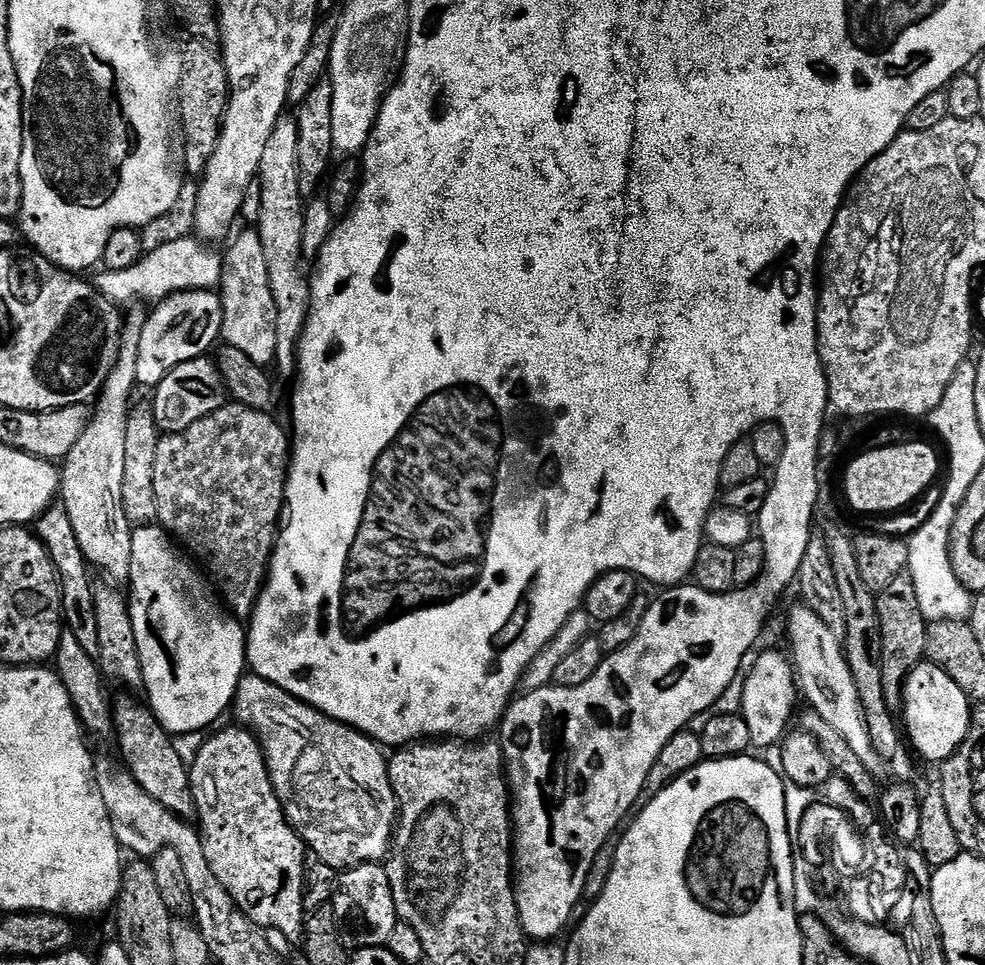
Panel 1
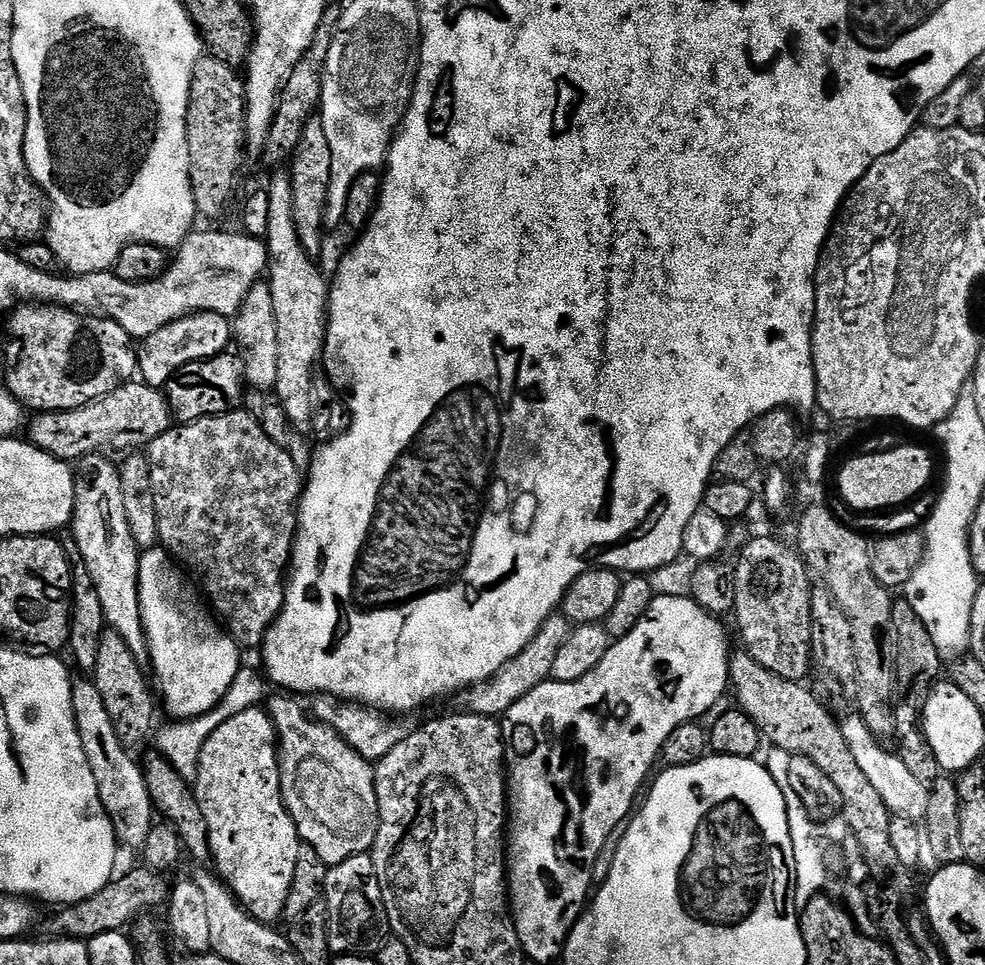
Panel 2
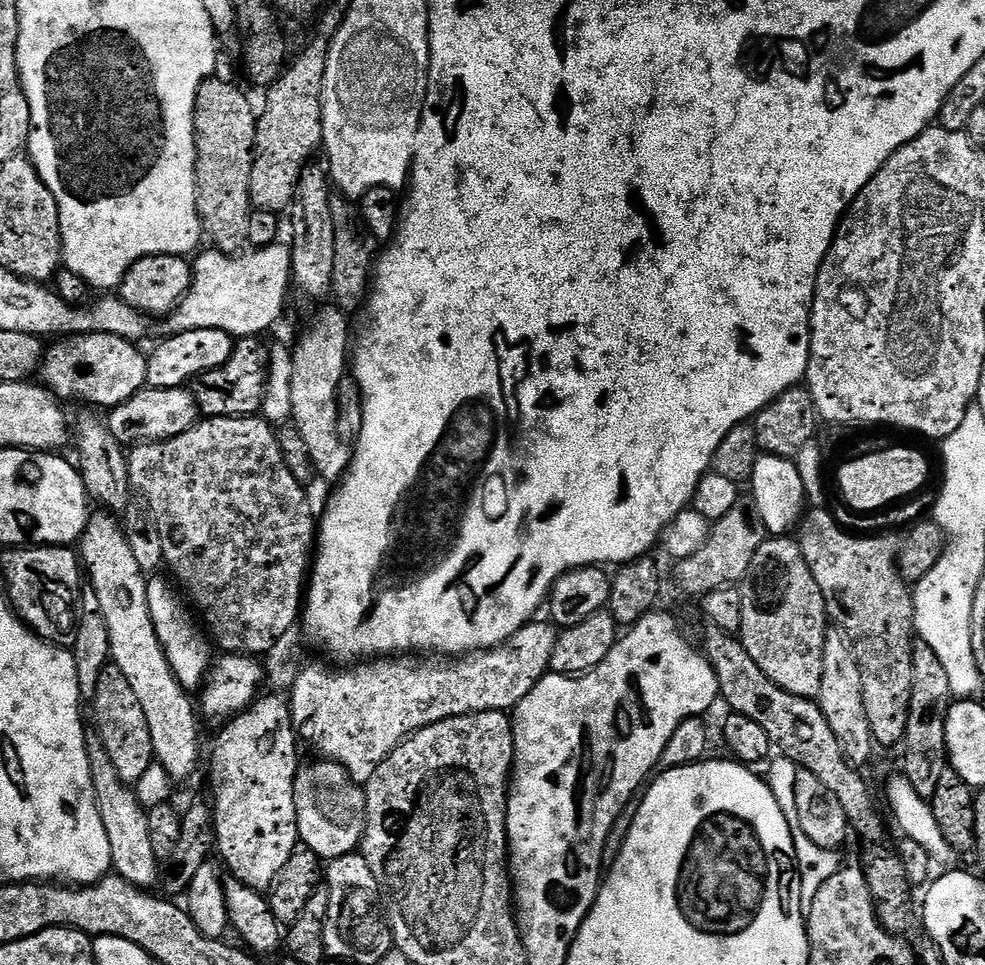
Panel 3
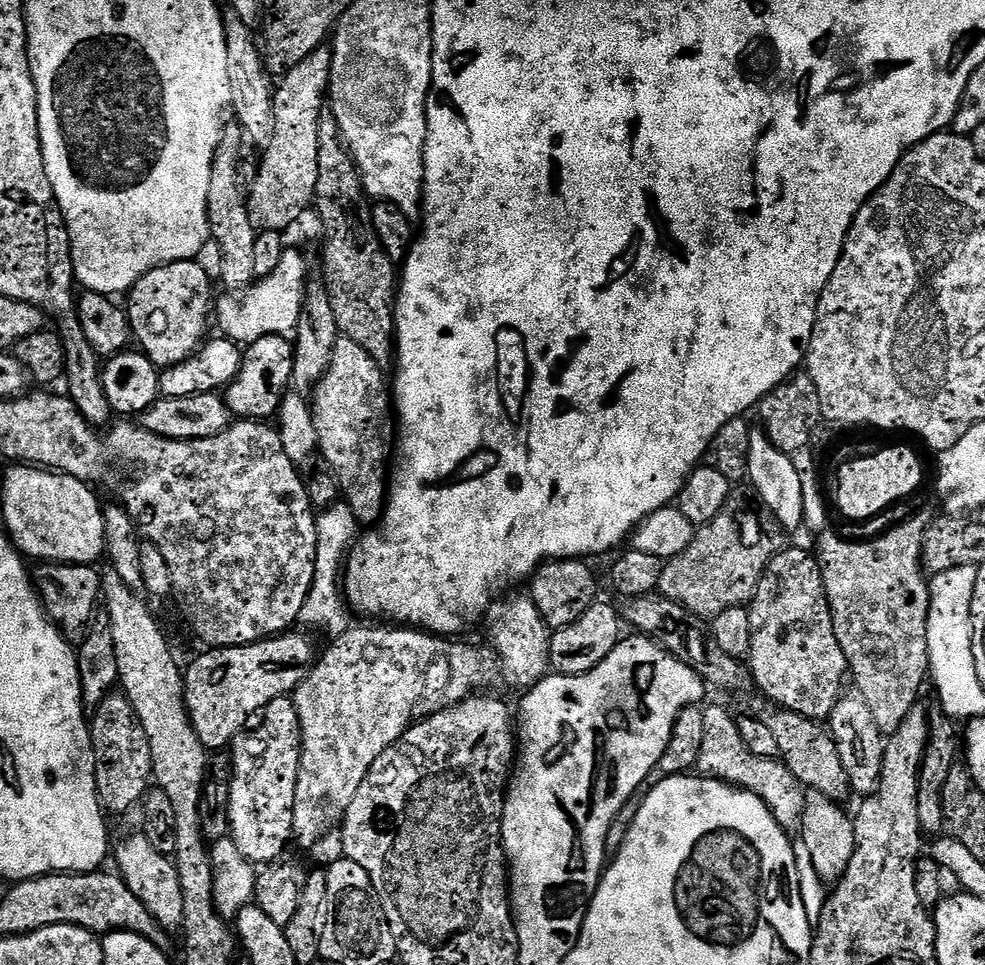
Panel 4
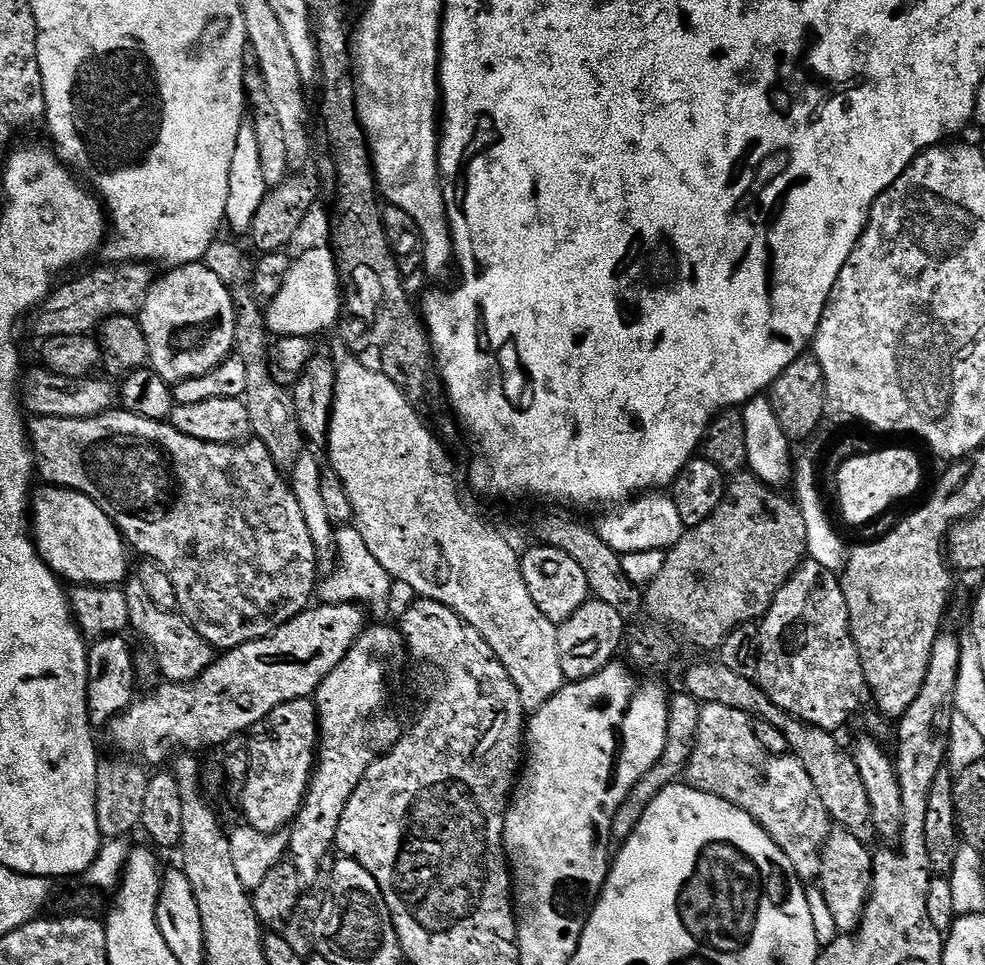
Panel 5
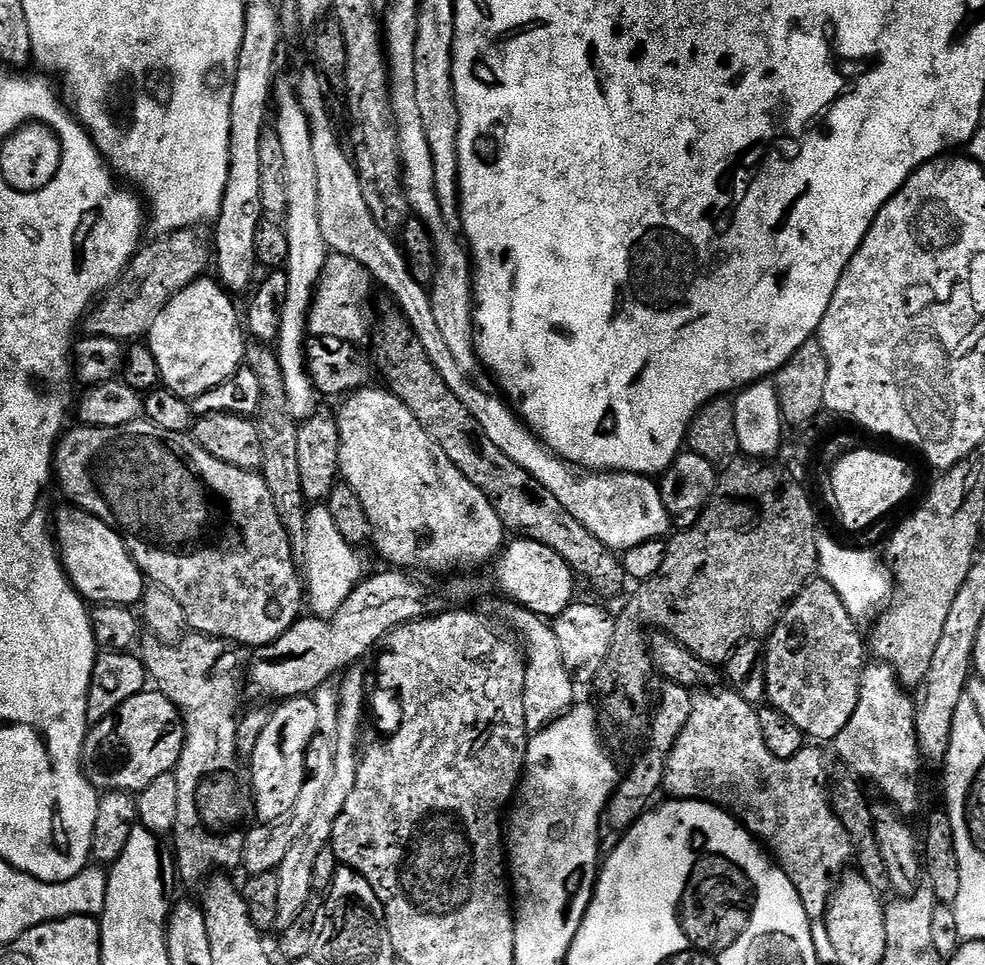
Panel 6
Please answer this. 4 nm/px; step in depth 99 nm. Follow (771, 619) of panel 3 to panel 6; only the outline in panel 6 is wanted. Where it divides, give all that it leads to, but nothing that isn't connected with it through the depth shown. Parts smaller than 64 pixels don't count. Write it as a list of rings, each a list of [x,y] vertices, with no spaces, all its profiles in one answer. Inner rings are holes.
[[[823,578],[809,580],[807,586],[791,600],[774,630],[768,633],[764,644],[764,669],[766,670],[766,697],[771,707],[778,709],[798,730],[804,732],[805,737],[812,742],[828,740],[835,742],[838,734],[850,722],[850,717],[858,707],[858,690],[860,689],[860,675],[864,673],[866,659],[866,640],[858,629],[857,621],[842,606],[842,598]]]

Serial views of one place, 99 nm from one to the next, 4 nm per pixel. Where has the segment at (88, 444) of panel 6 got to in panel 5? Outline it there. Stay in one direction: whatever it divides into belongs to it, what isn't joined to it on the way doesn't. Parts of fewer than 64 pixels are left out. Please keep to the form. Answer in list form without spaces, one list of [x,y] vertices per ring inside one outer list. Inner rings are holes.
[[[113,410],[104,412],[94,418],[46,418],[38,416],[29,419],[26,424],[30,447],[34,457],[34,468],[45,485],[57,488],[69,488],[78,494],[86,494],[93,500],[113,522],[127,547],[144,555],[145,561],[160,565],[160,569],[174,582],[176,607],[181,616],[188,620],[190,626],[213,649],[227,650],[237,648],[251,640],[266,638],[278,626],[290,622],[305,608],[309,607],[314,593],[317,591],[318,575],[316,576],[316,555],[318,549],[306,530],[306,518],[302,518],[302,506],[298,506],[298,498],[294,498],[292,485],[285,473],[277,467],[271,458],[270,450],[261,440],[252,438],[238,444],[215,444],[202,442],[198,438],[190,438],[179,432],[171,422],[142,418],[133,412]]]

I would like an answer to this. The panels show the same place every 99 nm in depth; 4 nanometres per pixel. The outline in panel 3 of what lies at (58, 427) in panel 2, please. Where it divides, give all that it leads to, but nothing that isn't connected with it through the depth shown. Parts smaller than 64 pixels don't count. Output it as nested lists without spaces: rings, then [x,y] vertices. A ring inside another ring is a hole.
[[[149,388],[134,394],[126,402],[111,409],[106,416],[110,434],[122,446],[138,444],[157,444],[170,438],[178,438],[178,434],[186,434],[196,427],[202,419],[202,413],[196,396],[187,388]]]

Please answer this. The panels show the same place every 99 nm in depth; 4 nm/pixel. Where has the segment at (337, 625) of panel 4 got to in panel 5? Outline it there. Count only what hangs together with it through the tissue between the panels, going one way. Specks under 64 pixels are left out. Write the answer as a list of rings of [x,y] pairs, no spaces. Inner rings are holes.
[[[347,524],[339,527],[332,539],[333,549],[336,548],[336,568],[332,574],[326,579],[321,579],[317,583],[316,596],[317,599],[328,605],[338,604],[359,604],[369,608],[374,612],[375,616],[380,619],[377,621],[386,622],[390,616],[390,596],[392,588],[394,589],[394,581],[386,570],[378,563],[378,558],[371,554],[370,550],[366,547],[366,542],[362,539],[362,534],[353,525]]]

